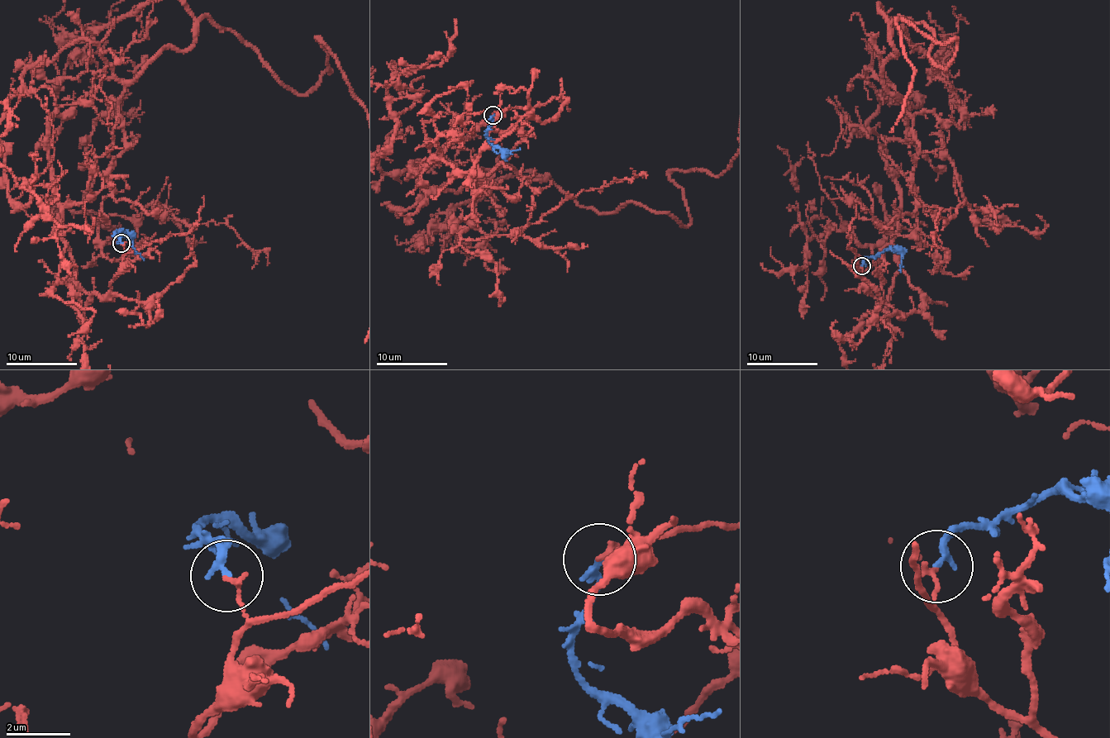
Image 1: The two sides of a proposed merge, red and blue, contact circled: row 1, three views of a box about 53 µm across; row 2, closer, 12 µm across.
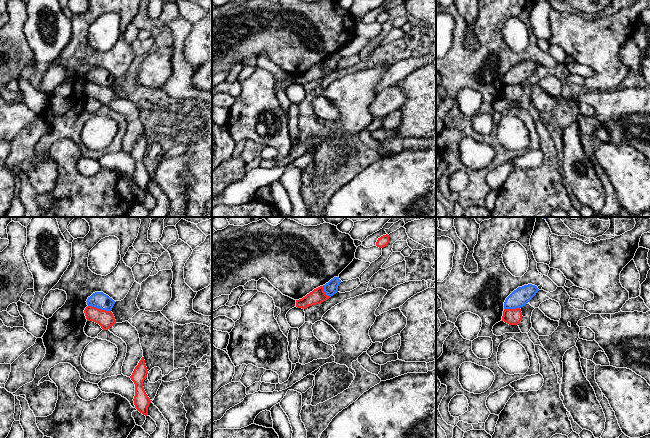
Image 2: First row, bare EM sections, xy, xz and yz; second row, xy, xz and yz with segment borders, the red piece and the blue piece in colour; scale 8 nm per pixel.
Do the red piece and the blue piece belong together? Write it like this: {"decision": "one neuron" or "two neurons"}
{"decision": "two neurons"}

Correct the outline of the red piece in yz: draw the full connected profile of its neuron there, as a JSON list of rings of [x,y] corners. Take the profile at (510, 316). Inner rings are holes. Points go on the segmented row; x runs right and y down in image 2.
[[[520,308],[504,309],[502,321],[509,325],[518,325],[522,317],[523,316]]]

